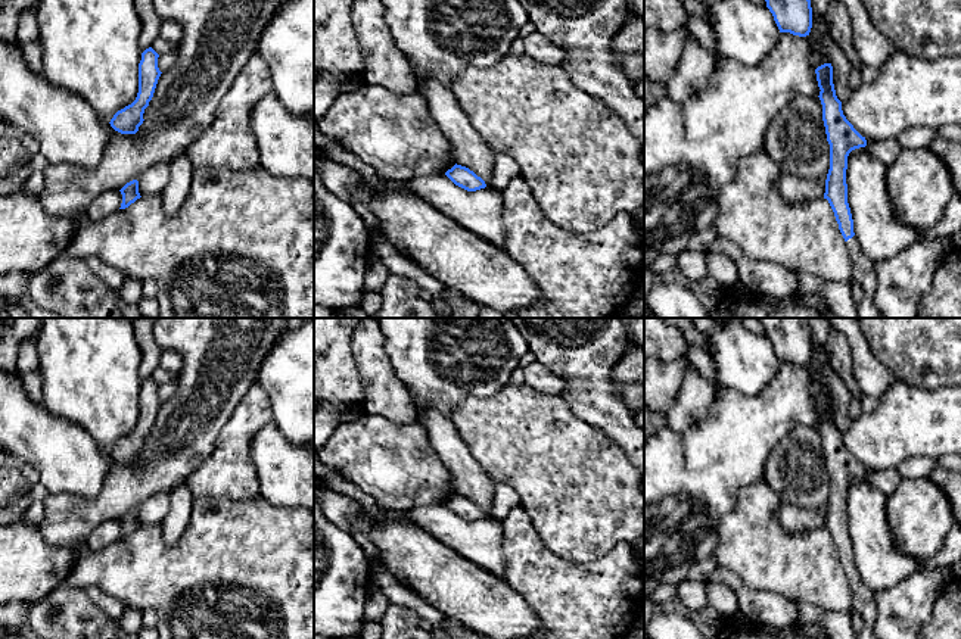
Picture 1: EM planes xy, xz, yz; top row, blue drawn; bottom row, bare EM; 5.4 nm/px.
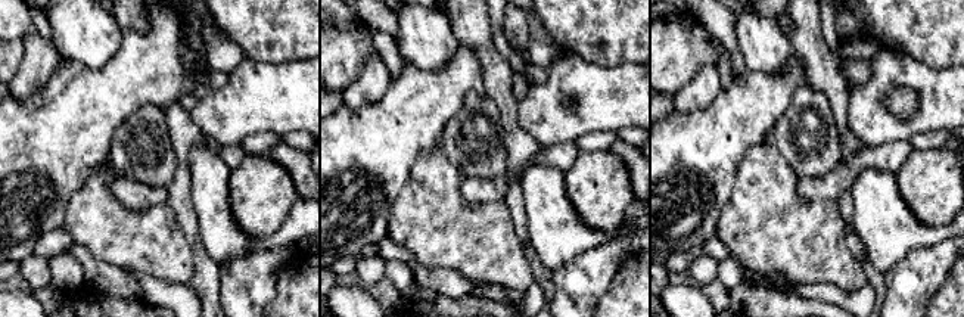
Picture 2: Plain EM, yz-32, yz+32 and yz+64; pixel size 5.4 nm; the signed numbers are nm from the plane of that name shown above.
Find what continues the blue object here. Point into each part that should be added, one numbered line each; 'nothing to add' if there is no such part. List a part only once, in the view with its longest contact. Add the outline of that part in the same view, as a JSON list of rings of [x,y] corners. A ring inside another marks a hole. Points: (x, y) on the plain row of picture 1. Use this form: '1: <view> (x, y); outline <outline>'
1: yz (862, 598); outline [[[855,565],[846,571],[846,576],[852,589],[850,614],[859,614],[862,618],[862,630],[856,639],[876,639],[874,624],[877,618],[877,605],[874,592],[865,586]]]

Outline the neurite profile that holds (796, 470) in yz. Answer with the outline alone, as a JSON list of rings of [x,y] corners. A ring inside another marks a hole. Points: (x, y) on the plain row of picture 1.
[[[796,424],[768,455],[763,477],[783,504],[827,506],[830,474],[820,427]]]

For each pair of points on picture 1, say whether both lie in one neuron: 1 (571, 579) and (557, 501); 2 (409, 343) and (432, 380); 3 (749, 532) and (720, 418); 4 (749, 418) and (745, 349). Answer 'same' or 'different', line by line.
1: different
2: same
3: different
4: different

